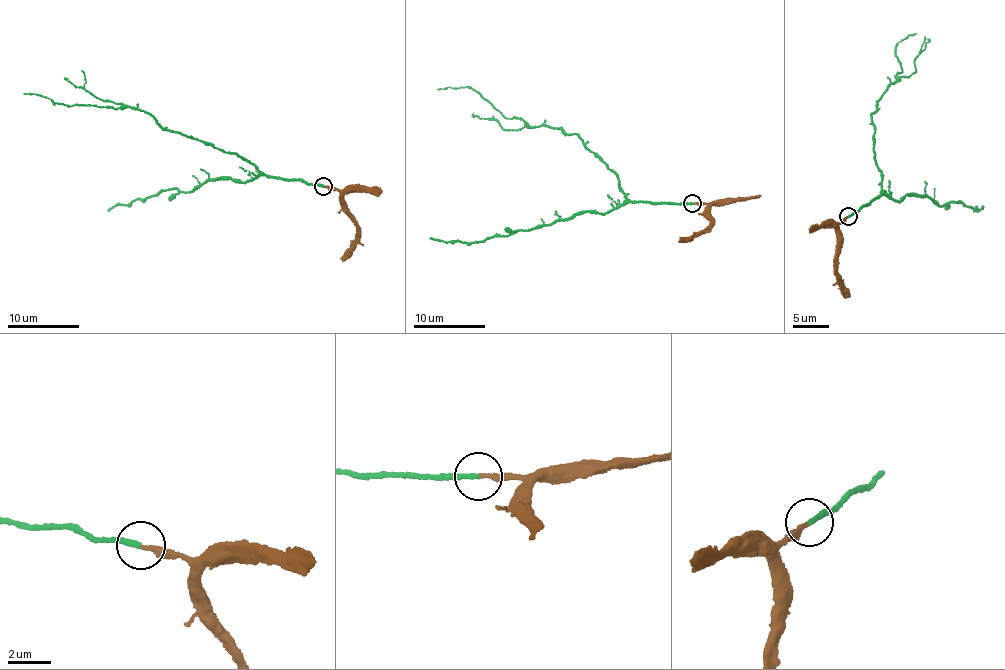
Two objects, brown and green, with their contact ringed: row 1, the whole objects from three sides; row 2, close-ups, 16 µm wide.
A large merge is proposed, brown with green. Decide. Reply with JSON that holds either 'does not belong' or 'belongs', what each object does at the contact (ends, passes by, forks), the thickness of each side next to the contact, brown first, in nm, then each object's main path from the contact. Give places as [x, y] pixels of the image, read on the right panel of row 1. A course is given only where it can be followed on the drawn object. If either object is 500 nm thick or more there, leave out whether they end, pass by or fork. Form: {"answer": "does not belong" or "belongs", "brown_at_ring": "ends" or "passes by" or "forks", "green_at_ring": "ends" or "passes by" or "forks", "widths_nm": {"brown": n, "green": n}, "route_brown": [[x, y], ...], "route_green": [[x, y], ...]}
{"answer": "belongs", "brown_at_ring": "ends", "green_at_ring": "ends", "widths_nm": {"brown": 200, "green": 240}, "route_brown": [[848, 217], [839, 227], [837, 284], [850, 296]], "route_green": [[848, 217], [880, 192], [883, 178], [873, 147], [871, 116], [903, 70], [895, 46], [916, 33]]}

